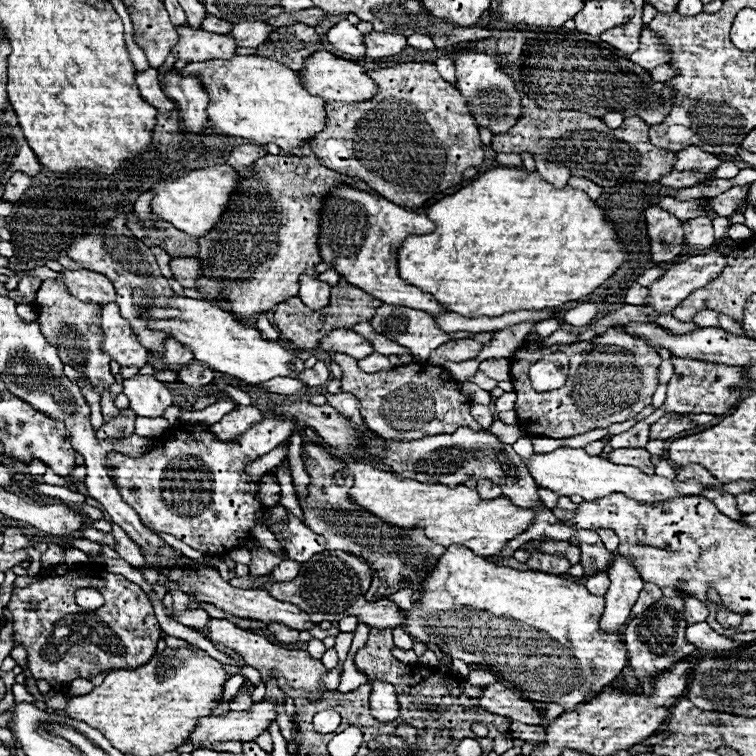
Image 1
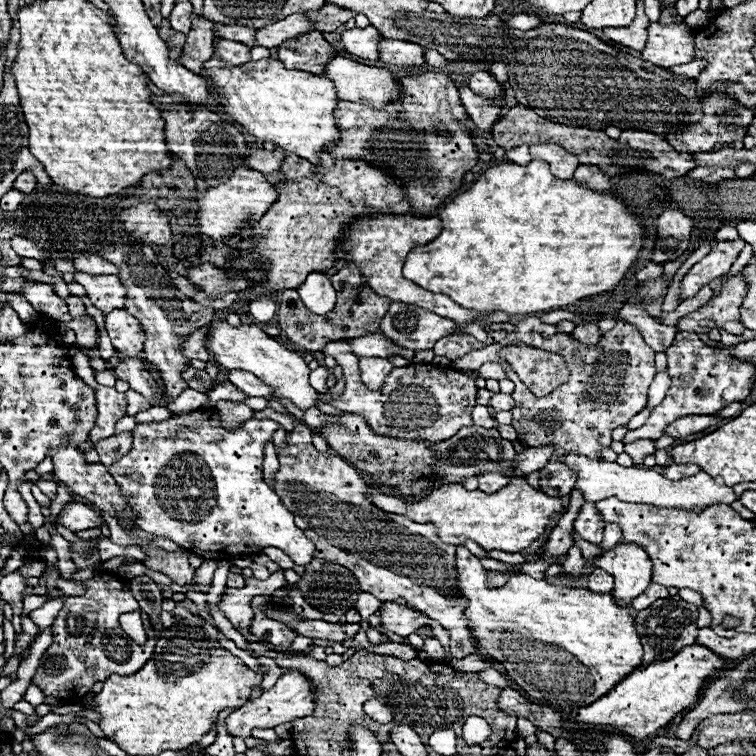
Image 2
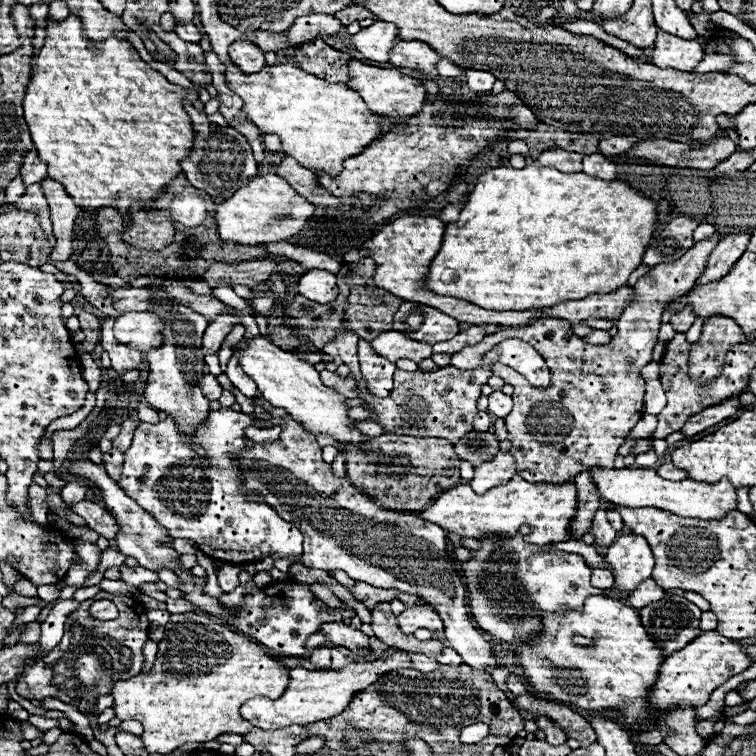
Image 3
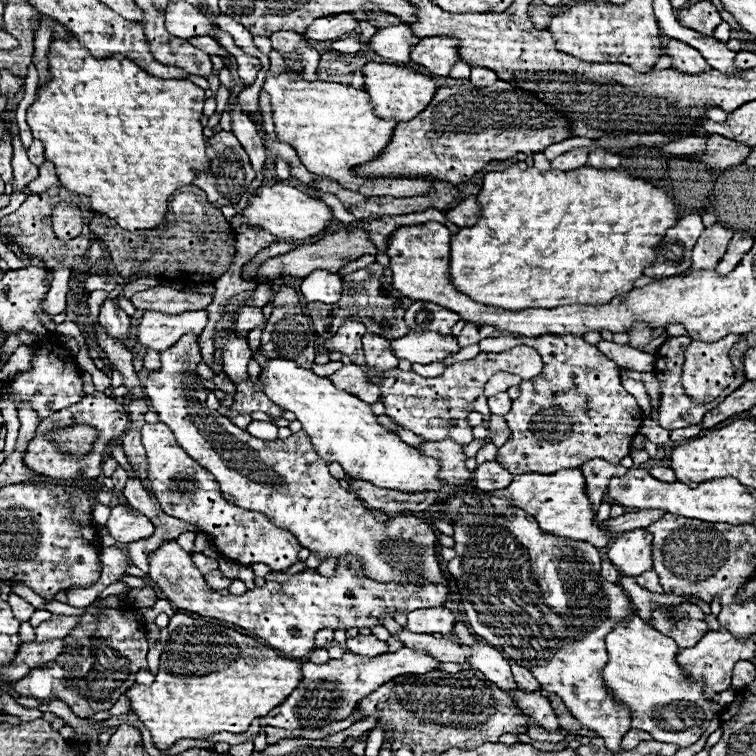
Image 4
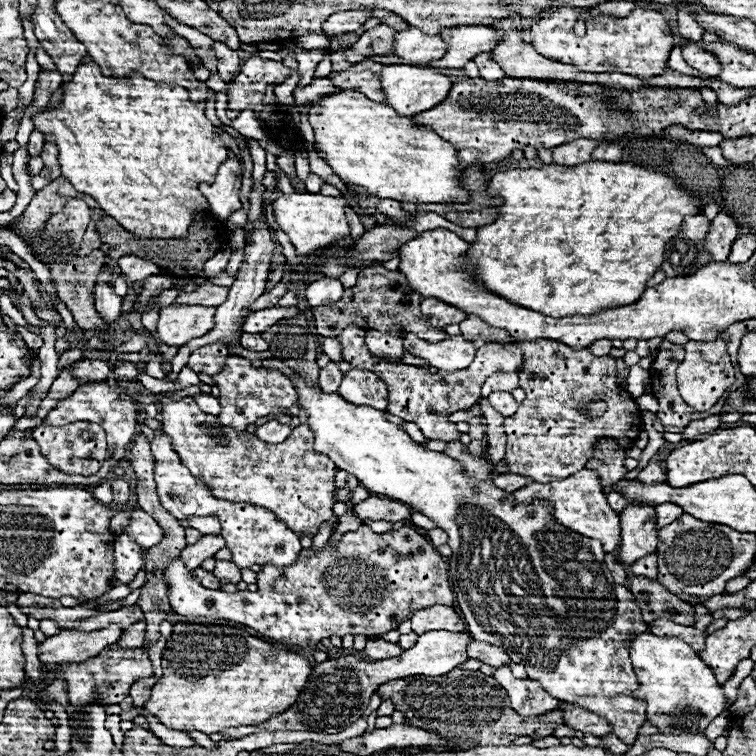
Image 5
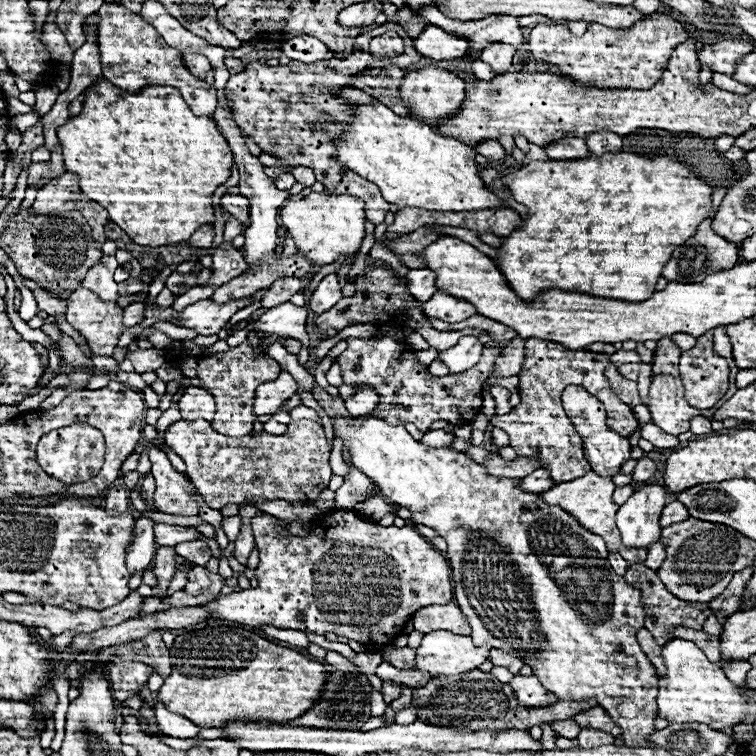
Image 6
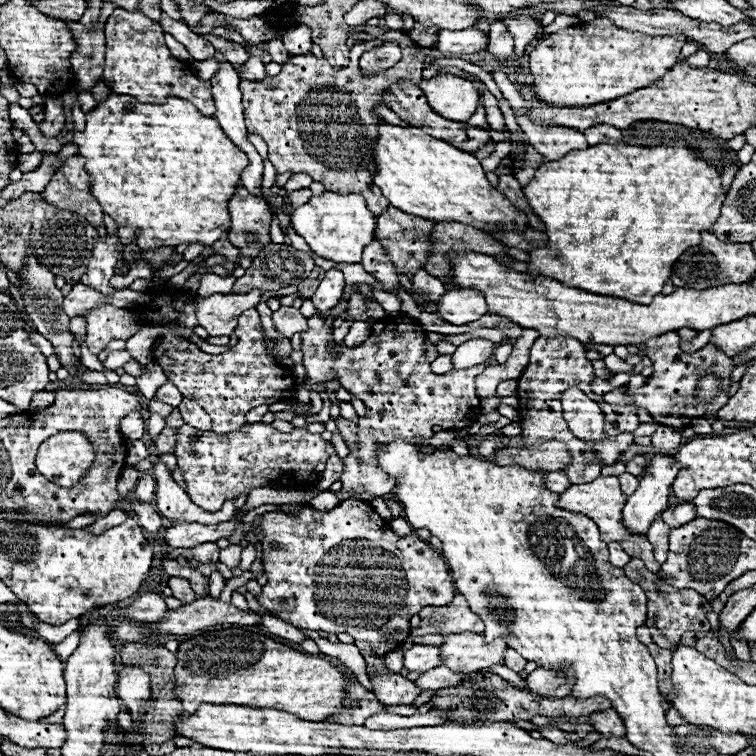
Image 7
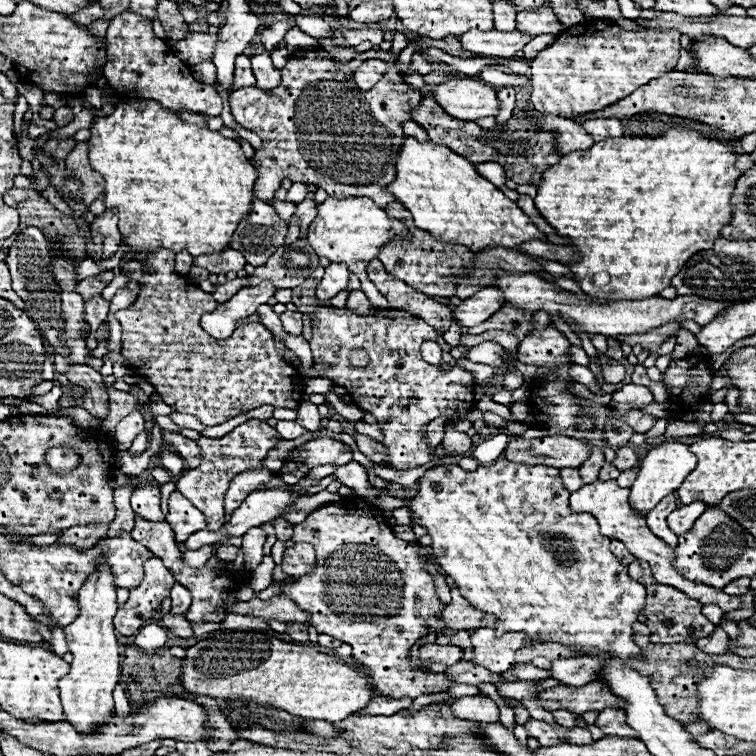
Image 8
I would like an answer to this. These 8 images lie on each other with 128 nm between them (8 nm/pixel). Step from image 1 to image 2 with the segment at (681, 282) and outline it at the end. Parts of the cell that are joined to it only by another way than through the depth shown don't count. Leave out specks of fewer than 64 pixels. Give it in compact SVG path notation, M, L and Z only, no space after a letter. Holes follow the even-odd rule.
M722 240L712 246L710 254L704 256L698 264L690 268L690 272L682 278L680 284L680 298L692 298L702 286L706 286L710 280L724 276L730 266L736 262L738 254L744 248L744 240Z

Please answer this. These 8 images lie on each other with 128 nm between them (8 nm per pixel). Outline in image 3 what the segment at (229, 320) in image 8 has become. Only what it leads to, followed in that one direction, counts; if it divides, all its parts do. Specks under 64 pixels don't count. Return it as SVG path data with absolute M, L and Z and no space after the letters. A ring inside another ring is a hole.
M126 312L118 316L114 324L116 340L140 352L160 348L164 342L162 330L164 330L162 318L154 316L152 312Z

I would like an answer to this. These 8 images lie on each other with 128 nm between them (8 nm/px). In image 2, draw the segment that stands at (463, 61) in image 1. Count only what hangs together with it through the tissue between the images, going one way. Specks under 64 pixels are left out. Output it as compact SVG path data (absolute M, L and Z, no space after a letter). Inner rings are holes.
M486 70L474 72L474 74L470 76L468 86L470 86L472 92L482 94L482 96L488 96L488 98L492 98L492 96L496 96L496 94L500 92L500 84L498 84L496 78L494 78L490 72L486 72Z

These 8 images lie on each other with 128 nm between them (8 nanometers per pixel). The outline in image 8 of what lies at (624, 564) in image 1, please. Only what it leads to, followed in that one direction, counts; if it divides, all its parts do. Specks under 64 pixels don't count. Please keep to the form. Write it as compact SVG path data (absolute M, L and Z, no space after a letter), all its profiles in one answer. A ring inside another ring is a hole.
M666 442L666 444L660 444L656 448L648 450L644 460L640 462L638 478L630 488L632 490L630 492L632 508L638 510L638 512L652 510L664 496L674 494L680 488L680 484L684 482L684 476L688 476L688 472L692 472L694 468L696 468L696 456L688 450L688 444Z

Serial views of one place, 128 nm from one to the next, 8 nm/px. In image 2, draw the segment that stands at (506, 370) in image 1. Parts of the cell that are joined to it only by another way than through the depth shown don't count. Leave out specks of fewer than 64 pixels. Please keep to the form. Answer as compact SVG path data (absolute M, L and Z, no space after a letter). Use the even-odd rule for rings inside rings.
M484 364L480 370L478 370L480 377L484 379L503 380L506 378L506 373L502 370L500 364Z

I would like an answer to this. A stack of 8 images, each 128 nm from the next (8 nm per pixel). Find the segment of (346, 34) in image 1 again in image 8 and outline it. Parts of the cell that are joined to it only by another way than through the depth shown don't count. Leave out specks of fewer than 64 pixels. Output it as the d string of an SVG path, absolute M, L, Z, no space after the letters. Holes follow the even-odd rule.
M472 30L460 36L460 42L466 50L470 50L476 56L492 56L492 58L514 58L518 52L524 50L524 46L532 40L534 36L522 32L522 30L512 30L512 32L480 32Z

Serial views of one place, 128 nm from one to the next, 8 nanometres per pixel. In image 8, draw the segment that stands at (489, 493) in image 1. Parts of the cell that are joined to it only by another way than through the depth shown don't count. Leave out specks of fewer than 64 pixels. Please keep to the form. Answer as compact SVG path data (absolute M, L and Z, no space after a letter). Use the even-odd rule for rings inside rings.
M562 468L560 470L560 478L564 482L564 486L570 490L570 492L576 492L584 486L582 478L580 478L580 472L576 468Z

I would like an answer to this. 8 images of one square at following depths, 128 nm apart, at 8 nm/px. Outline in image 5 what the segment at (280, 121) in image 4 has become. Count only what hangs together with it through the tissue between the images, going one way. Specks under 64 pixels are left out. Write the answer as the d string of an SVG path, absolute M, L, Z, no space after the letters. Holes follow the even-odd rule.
M344 90L312 102L308 122L330 168L348 184L362 186L380 198L410 204L470 202L470 194L462 186L464 172L460 172L458 148L440 140L430 128L398 116L390 106L376 104L360 92Z

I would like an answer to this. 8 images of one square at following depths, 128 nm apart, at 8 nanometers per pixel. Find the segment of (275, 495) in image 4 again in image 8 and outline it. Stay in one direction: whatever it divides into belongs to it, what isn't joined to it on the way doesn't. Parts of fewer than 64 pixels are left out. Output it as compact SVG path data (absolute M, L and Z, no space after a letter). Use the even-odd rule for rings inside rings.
M250 420L240 426L236 426L230 434L224 438L200 438L200 450L202 450L202 464L198 468L188 468L182 472L180 480L176 482L176 488L198 508L206 514L208 530L220 530L224 526L224 496L228 490L228 482L250 468L260 468L262 460L266 458L268 450L274 448L274 444L280 440L280 434L260 420ZM316 438L308 442L302 450L300 456L294 462L304 462L310 468L324 466L324 464L334 464L334 466L344 466L352 462L352 452L338 440L334 438Z

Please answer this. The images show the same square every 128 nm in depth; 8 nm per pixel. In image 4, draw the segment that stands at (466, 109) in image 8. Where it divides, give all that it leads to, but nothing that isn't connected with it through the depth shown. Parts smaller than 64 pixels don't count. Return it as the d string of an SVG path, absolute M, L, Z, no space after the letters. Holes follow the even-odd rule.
M368 62L364 68L364 76L366 76L366 92L378 116L392 118L396 122L404 122L404 120L410 120L412 116L418 116L430 104L432 96L440 88L434 78L414 72L406 66L396 66L396 64Z

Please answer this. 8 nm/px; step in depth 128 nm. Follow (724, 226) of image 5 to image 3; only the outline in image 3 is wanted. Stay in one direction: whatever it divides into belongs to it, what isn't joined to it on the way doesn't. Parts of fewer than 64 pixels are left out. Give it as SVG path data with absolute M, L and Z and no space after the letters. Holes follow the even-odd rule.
M714 232L708 240L696 242L682 260L660 264L640 278L634 286L636 300L620 316L620 320L628 320L628 328L620 326L618 336L610 344L594 346L584 342L564 320L536 320L536 324L524 328L504 328L496 334L488 334L482 342L466 346L452 356L452 366L460 370L476 368L482 356L506 338L526 340L542 356L548 356L552 374L548 388L532 388L528 380L511 368L491 368L494 375L514 386L514 410L504 420L508 440L512 442L510 454L516 460L516 472L520 472L520 476L528 482L564 484L592 466L614 468L618 448L642 418L646 380L638 370L652 362L652 346L658 340L662 308L696 284L720 238L720 232ZM628 364L632 364L632 372L628 372Z

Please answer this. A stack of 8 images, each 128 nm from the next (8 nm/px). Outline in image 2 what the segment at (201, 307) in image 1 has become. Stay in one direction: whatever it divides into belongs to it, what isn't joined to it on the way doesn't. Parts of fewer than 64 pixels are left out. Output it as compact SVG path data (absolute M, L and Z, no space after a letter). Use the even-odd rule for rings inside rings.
M214 318L208 338L206 338L206 344L208 344L208 352L216 358L216 362L222 368L226 368L226 370L238 368L238 370L252 372L264 384L276 388L276 398L288 398L300 410L308 410L308 408L318 406L320 394L308 382L310 368L304 362L304 358L298 352L284 348L274 338L264 334L260 330L260 326L244 326L242 324L238 328L232 328L226 320Z

